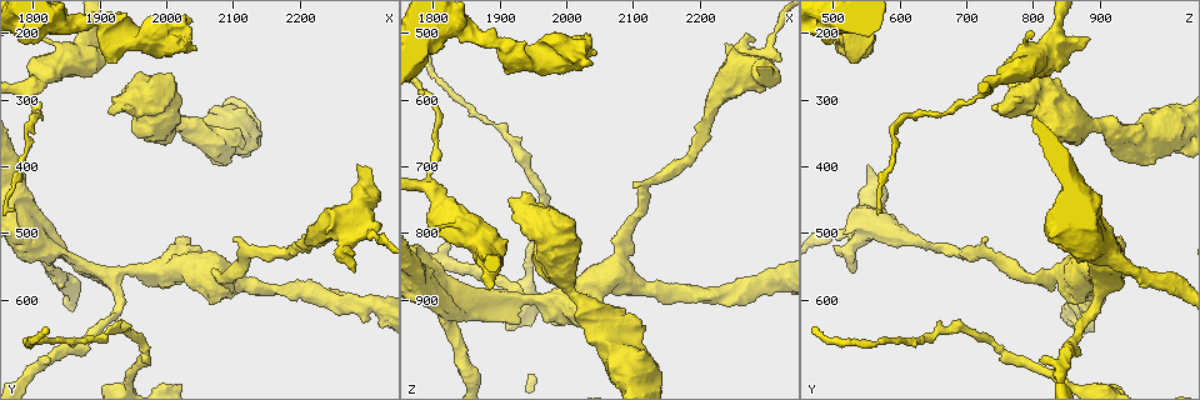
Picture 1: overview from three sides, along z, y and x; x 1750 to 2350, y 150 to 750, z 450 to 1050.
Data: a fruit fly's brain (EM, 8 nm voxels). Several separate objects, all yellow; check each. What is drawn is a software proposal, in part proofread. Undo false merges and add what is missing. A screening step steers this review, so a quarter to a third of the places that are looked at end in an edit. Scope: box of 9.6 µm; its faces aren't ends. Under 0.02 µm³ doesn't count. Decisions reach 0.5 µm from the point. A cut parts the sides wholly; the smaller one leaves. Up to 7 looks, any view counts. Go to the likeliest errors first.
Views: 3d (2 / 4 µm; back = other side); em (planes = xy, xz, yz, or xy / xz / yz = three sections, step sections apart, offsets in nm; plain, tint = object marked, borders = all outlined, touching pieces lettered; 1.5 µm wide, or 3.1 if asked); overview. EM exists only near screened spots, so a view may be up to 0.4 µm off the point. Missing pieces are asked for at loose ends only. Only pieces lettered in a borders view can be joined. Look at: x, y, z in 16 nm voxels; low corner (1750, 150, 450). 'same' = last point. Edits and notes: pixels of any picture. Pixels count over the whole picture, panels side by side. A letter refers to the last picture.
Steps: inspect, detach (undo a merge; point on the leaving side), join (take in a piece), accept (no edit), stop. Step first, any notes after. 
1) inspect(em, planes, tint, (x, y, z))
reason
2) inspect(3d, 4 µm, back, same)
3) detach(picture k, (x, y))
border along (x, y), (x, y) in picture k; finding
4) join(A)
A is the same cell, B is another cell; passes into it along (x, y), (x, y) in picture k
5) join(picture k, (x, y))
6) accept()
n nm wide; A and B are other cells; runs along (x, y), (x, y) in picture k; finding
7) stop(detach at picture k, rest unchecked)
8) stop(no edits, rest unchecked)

inspect(em, planes, borders, (1920, 240, 530))
free end

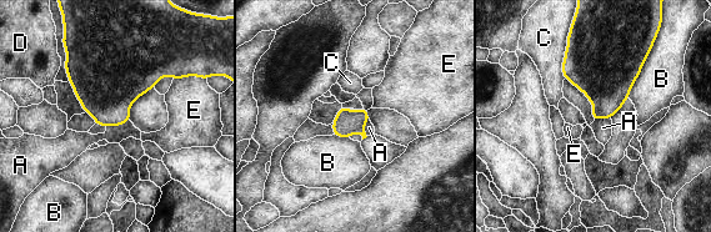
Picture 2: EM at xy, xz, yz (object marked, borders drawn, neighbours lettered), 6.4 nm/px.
accept()
A, B, C, D and E are other cells; border along (129, 120), (120, 125), (106, 126) in picture 2; none of them fits

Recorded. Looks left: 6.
inspect(3d, 4 µm, (2105, 515, 730))
free end

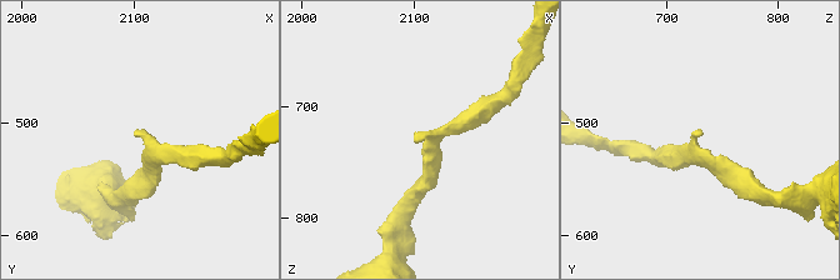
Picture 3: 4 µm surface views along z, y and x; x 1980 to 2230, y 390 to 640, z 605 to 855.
inspect(em, planes, plain, (2100, 510, 732))
arms of 220, 240 nm; shape alone is not enough

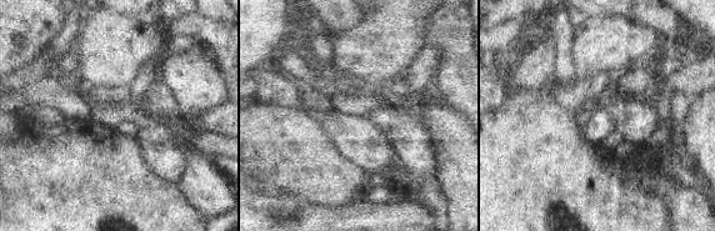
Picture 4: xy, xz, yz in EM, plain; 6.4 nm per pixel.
inspect(em, planes, borders, same)
see the neighbours

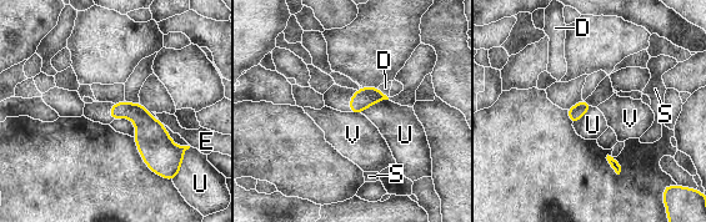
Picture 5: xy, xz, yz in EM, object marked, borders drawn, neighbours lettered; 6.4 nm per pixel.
accept()
D, E, S, U and V are other cells; border along (351, 111), (360, 114) in picture 5; no lettered piece goes on from it

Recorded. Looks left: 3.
inspect(em, yz, step 4, tint, (2275, 525, 505))
thick end

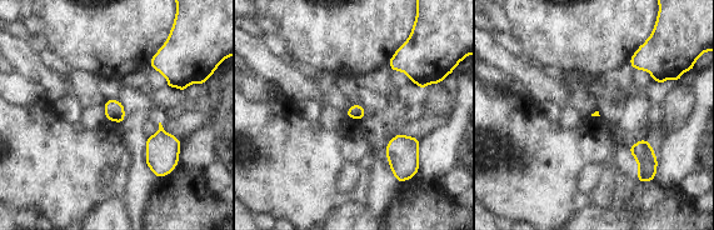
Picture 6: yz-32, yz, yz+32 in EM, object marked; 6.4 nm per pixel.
inspect(em, planes, borders, same)
cut it another way

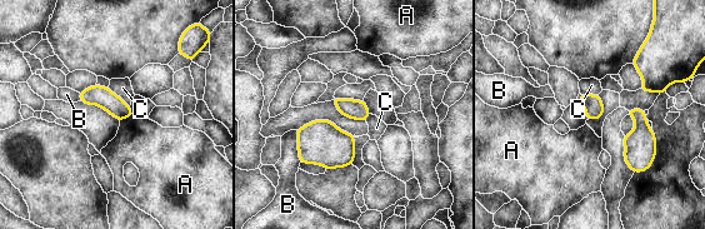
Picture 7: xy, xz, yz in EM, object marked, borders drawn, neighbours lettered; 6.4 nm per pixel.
accept()
A, B and C are other cells; border along (109, 86), (129, 105) in picture 7; none of them fits

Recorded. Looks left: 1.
stop(no edits, rest unchecked)

